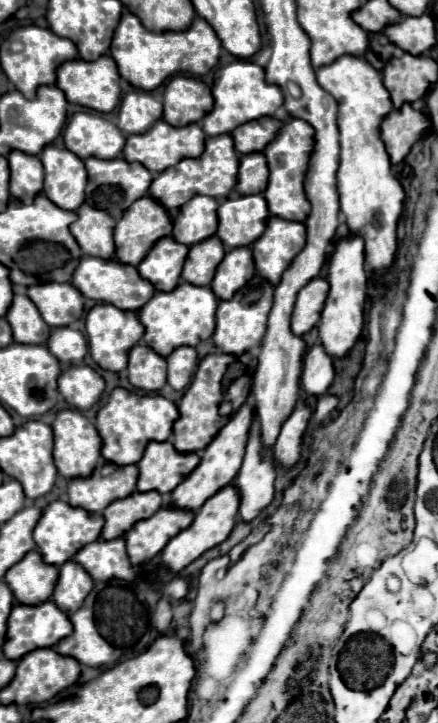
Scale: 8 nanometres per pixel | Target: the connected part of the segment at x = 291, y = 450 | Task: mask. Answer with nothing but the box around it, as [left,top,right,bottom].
[272,402,312,468]

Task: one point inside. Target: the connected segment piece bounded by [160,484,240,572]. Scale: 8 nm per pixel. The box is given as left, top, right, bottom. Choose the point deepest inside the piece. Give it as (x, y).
(214, 521)

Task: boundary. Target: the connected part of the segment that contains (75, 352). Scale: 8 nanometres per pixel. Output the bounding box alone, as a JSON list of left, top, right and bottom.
[48,328,88,366]

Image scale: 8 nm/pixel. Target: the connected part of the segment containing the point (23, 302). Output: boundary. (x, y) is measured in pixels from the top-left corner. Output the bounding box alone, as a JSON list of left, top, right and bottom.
[6,296,50,344]

